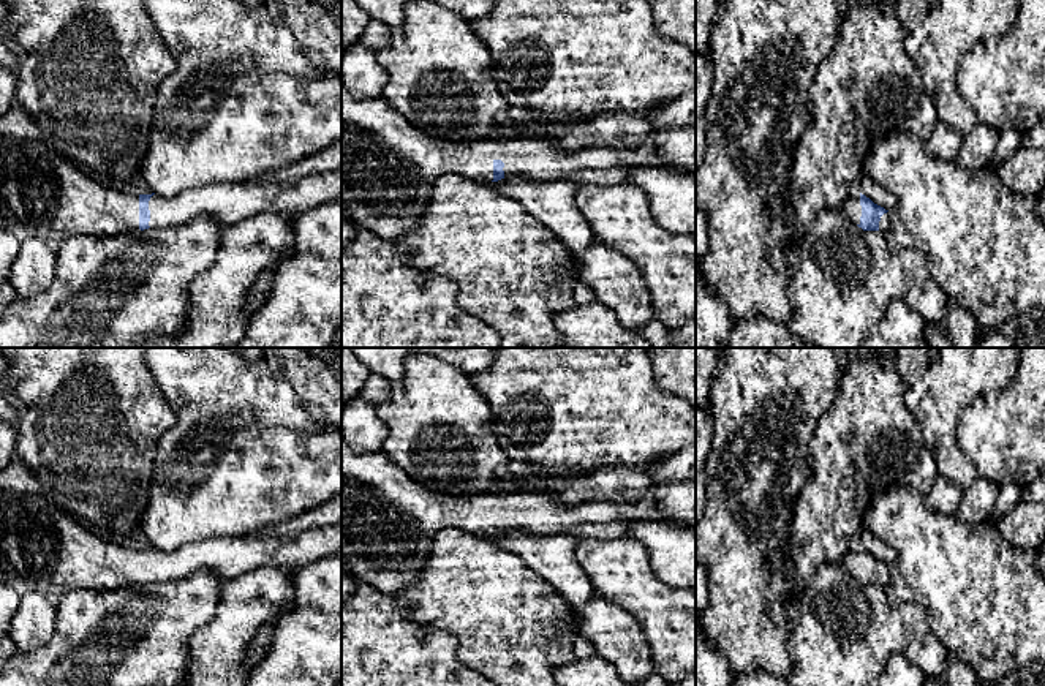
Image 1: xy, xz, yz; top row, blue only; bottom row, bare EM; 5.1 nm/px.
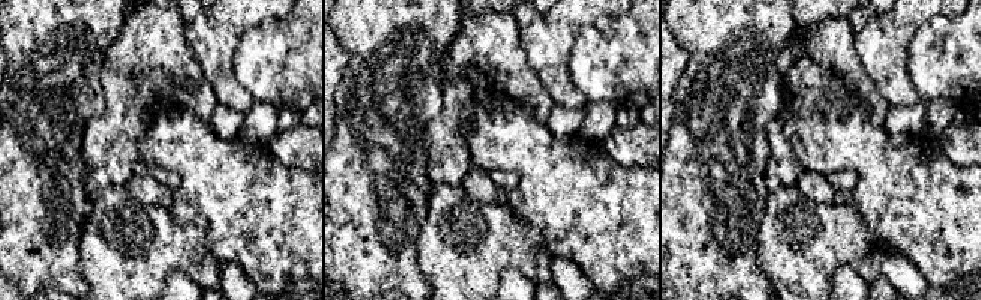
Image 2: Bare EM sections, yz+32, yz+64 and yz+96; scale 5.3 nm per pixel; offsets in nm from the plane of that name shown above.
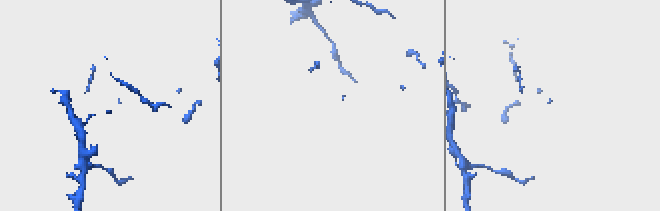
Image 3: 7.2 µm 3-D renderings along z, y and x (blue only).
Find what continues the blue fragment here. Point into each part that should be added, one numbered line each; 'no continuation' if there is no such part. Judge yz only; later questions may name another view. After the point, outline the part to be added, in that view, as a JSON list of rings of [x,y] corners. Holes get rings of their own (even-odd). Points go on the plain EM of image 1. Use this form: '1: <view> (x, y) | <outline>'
1: yz (851, 563) | [[[855,544],[849,548],[846,556],[843,558],[841,563],[843,569],[846,574],[849,574],[852,579],[860,579],[860,571],[862,571],[862,560],[860,560],[860,545]]]

